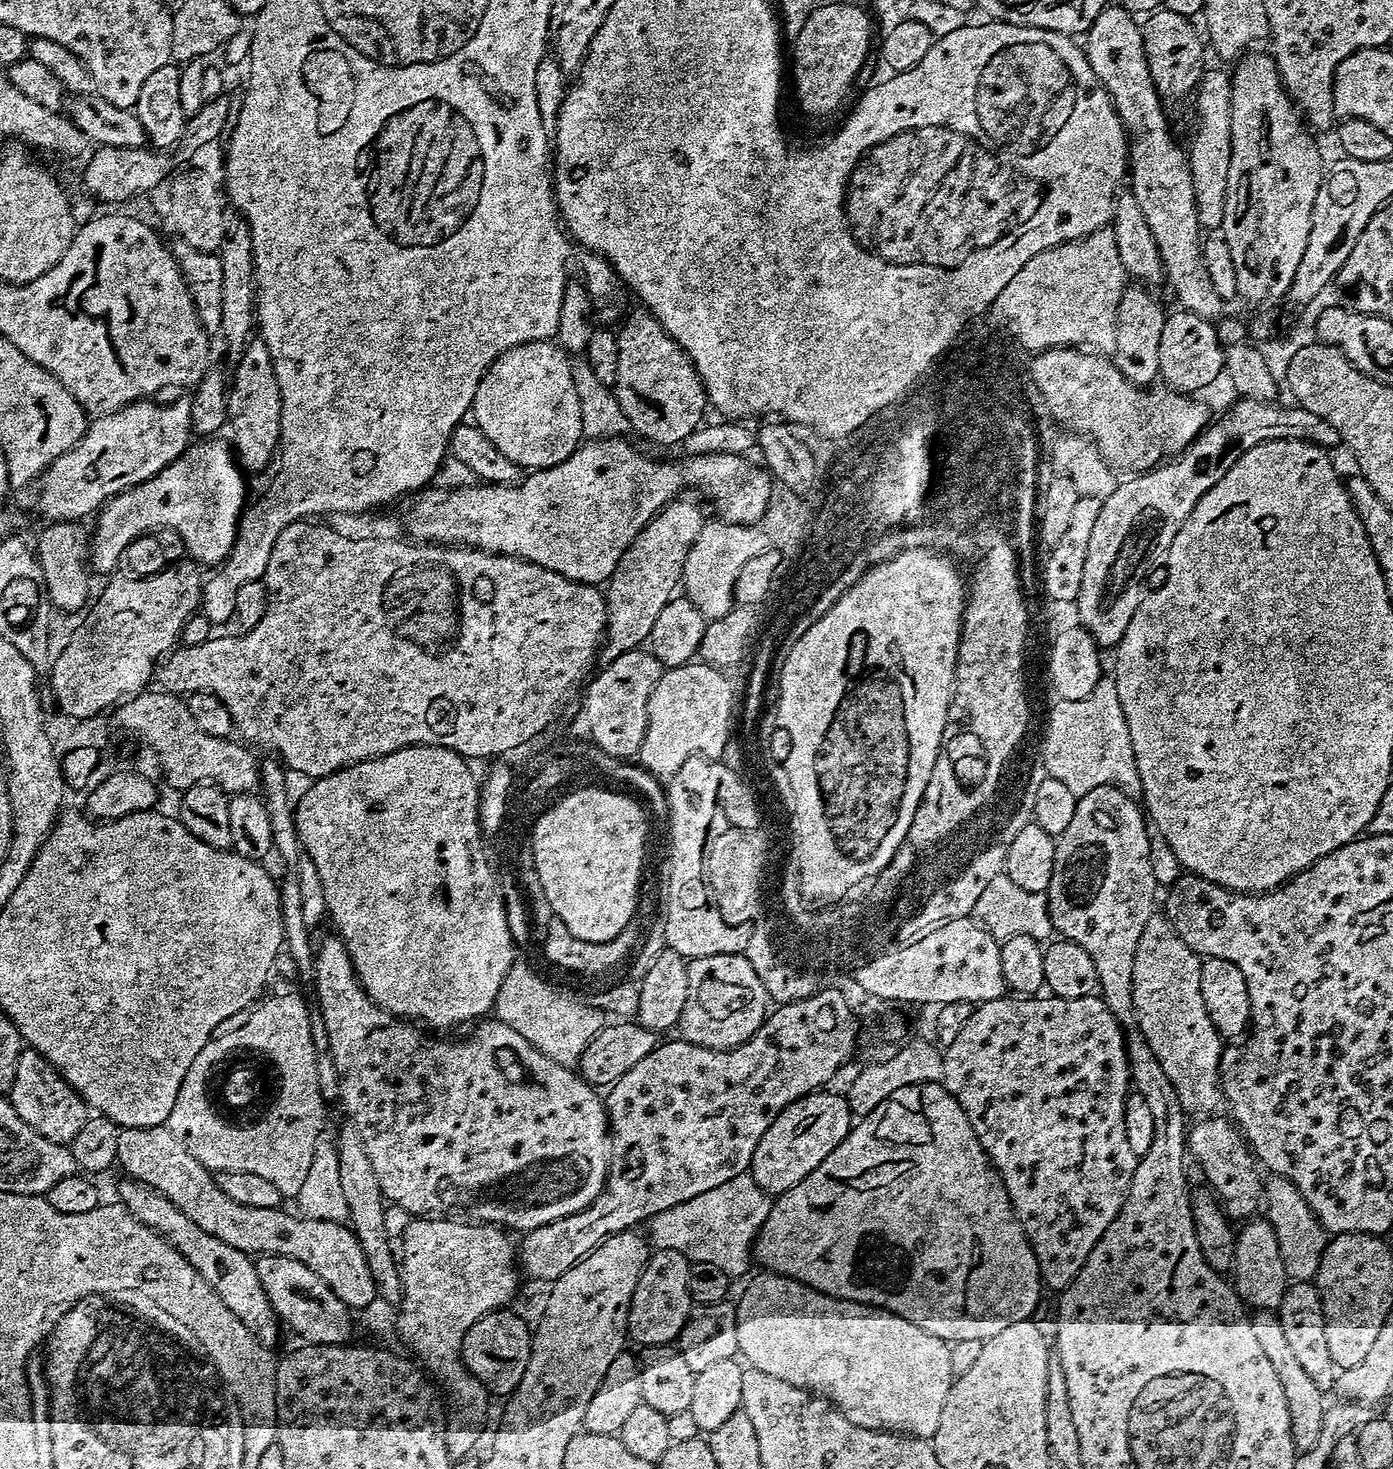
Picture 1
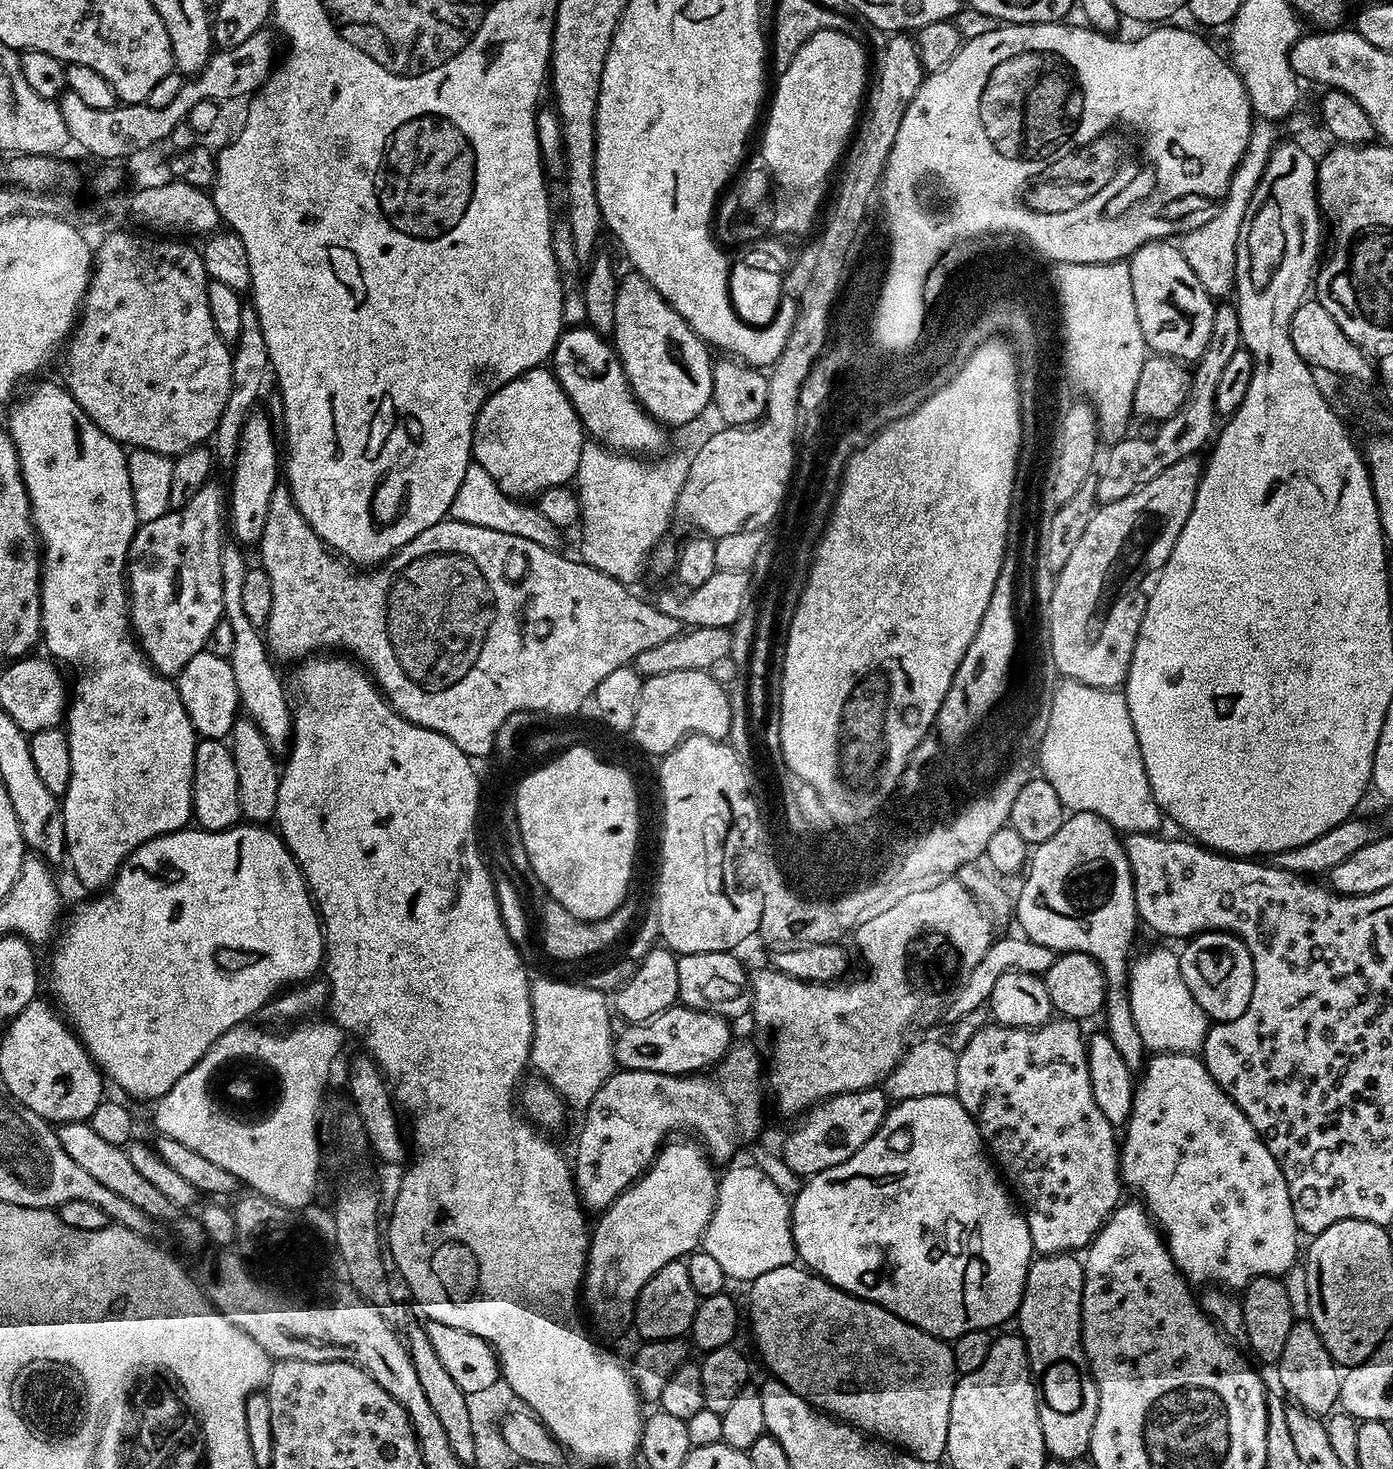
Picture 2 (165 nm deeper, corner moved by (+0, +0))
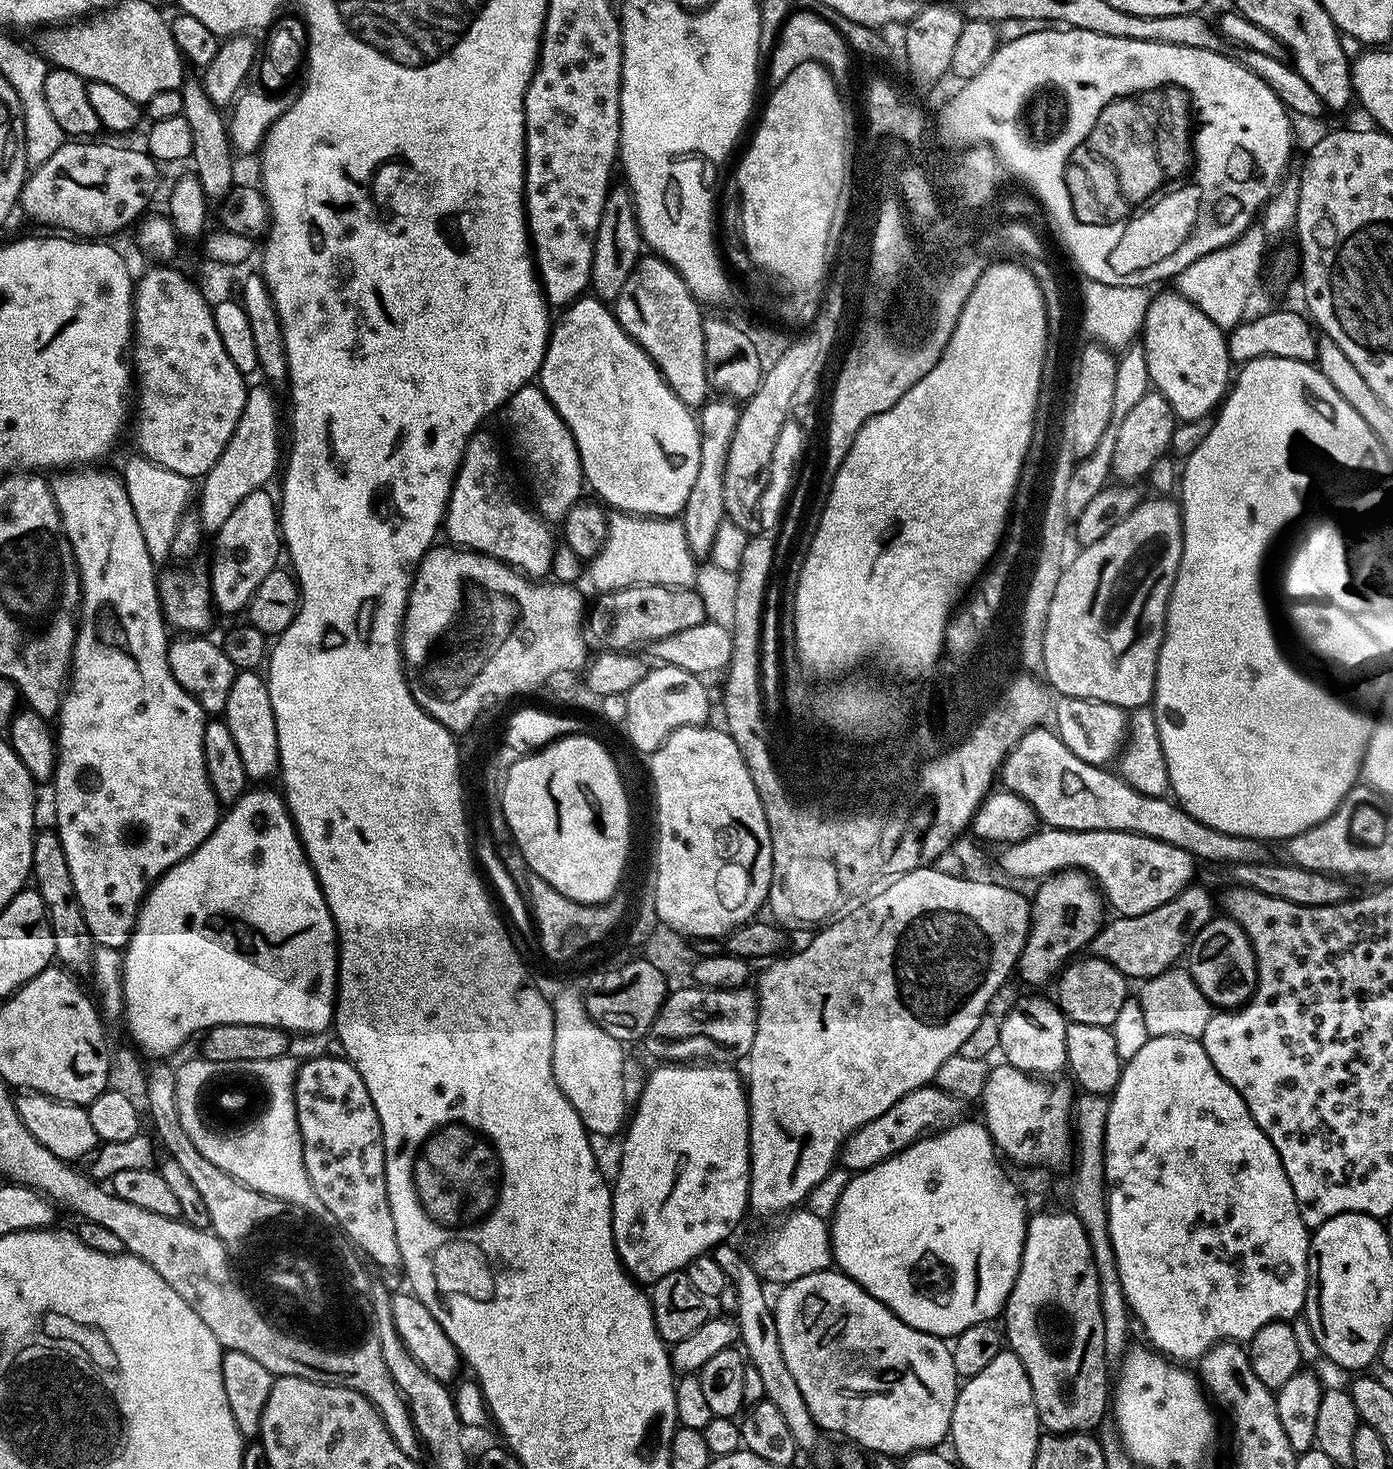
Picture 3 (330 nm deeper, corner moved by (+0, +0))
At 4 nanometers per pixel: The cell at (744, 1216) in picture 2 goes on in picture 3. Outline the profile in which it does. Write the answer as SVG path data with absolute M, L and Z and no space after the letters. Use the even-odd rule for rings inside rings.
M801 1206L789 1211L780 1222L781 1224L757 1246L756 1253L751 1253L750 1256L754 1270L761 1280L769 1285L783 1286L798 1278L806 1278L806 1274L823 1272L833 1267L830 1224L825 1217Z

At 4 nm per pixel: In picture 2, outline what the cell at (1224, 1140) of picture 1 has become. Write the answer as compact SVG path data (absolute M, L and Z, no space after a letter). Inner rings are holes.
M1157 1052L1147 1057L1146 1063L1136 1080L1136 1093L1130 1110L1130 1118L1122 1128L1122 1143L1120 1149L1120 1179L1144 1196L1142 1203L1148 1209L1149 1216L1153 1217L1158 1225L1168 1246L1168 1253L1174 1258L1176 1268L1183 1274L1189 1285L1208 1286L1216 1285L1229 1290L1243 1290L1248 1283L1259 1276L1283 1277L1297 1263L1296 1247L1299 1246L1301 1237L1298 1235L1296 1219L1294 1218L1294 1206L1290 1202L1290 1190L1286 1186L1286 1178L1274 1162L1274 1154L1266 1150L1266 1142L1250 1126L1250 1118L1238 1110L1238 1106L1214 1082L1210 1070L1204 1065L1199 1055L1190 1052Z

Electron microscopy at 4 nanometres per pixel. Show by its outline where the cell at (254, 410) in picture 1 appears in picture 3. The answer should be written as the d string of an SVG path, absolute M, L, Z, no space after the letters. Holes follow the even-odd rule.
M268 490L248 494L238 502L234 514L222 522L214 534L216 549L212 552L212 602L217 609L224 612L243 613L247 609L254 590L278 566L276 560L282 556L282 537L278 519L278 504Z

